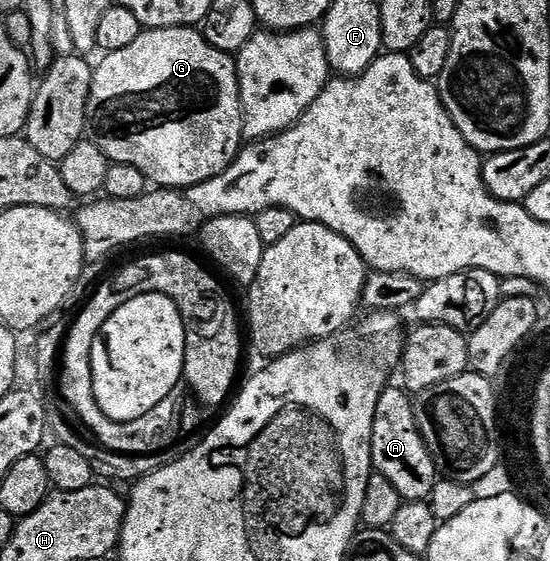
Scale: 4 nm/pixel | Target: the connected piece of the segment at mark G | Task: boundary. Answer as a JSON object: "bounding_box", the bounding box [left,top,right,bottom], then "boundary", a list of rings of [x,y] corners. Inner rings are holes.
{"bounding_box":[86,27,245,189],"boundary":[[[153,27],[145,29],[137,37],[137,41],[133,41],[133,45],[127,46],[126,49],[108,51],[102,58],[99,67],[97,63],[91,77],[91,88],[87,98],[86,130],[89,132],[90,142],[95,143],[97,149],[101,149],[101,153],[105,153],[105,157],[111,163],[124,163],[141,169],[141,173],[145,173],[147,180],[154,184],[156,188],[182,189],[217,177],[239,156],[239,152],[245,143],[243,106],[239,100],[239,68],[236,60],[230,54],[214,48],[206,40],[202,30],[195,27]]]}

